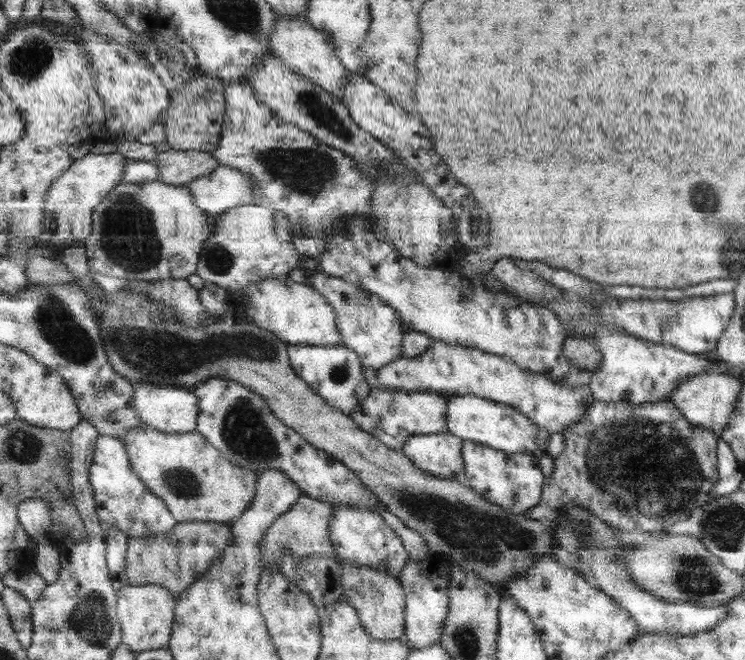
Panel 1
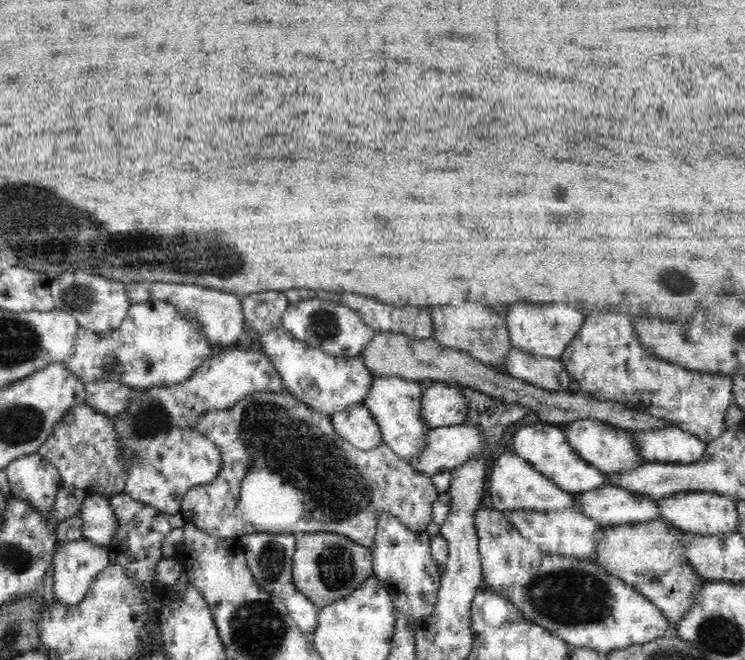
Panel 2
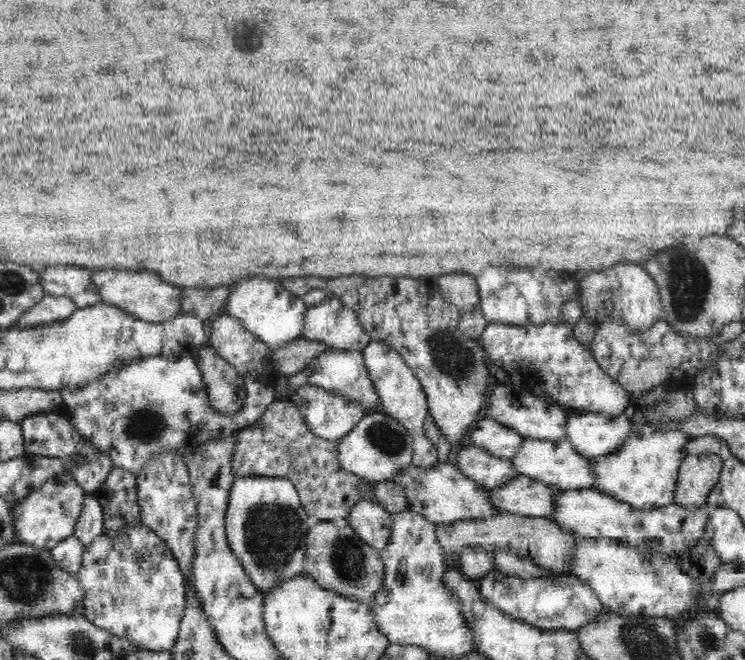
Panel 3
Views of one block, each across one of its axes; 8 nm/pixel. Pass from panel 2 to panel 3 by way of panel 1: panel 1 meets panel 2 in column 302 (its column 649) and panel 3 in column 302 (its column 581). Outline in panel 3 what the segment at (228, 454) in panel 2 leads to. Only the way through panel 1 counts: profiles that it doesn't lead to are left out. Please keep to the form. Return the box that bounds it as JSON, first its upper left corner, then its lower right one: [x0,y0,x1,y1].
[231,398,409,521]

